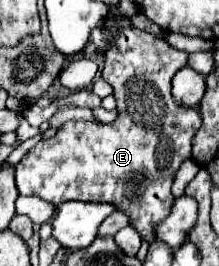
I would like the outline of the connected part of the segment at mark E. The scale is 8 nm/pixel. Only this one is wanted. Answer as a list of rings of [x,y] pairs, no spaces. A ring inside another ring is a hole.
[[[124,27],[118,35],[118,39],[114,41],[114,45],[110,45],[110,49],[106,51],[106,65],[102,69],[102,77],[114,87],[114,97],[116,97],[116,103],[118,103],[118,117],[116,121],[108,123],[108,125],[102,125],[102,123],[90,123],[90,121],[68,121],[64,123],[58,133],[52,137],[52,139],[42,139],[34,149],[30,149],[30,153],[16,165],[16,187],[18,187],[18,193],[20,195],[38,195],[40,199],[52,203],[52,205],[60,205],[64,201],[70,201],[70,199],[76,199],[76,201],[92,201],[92,203],[110,203],[114,205],[118,211],[122,211],[128,219],[130,219],[130,225],[136,227],[136,231],[140,233],[142,241],[146,243],[152,243],[154,241],[154,235],[152,235],[152,227],[164,219],[164,215],[168,215],[170,207],[172,207],[172,201],[174,201],[174,195],[170,193],[170,187],[172,187],[172,181],[176,177],[176,171],[178,167],[182,165],[184,159],[190,157],[190,151],[192,151],[192,137],[196,135],[196,131],[200,129],[200,113],[196,109],[190,109],[190,107],[184,107],[184,105],[178,105],[174,99],[172,99],[172,93],[170,93],[170,79],[174,77],[174,73],[184,67],[188,63],[188,53],[184,51],[178,51],[174,47],[170,47],[164,39],[152,35],[152,33],[146,33],[146,31],[140,31],[136,27]]]

